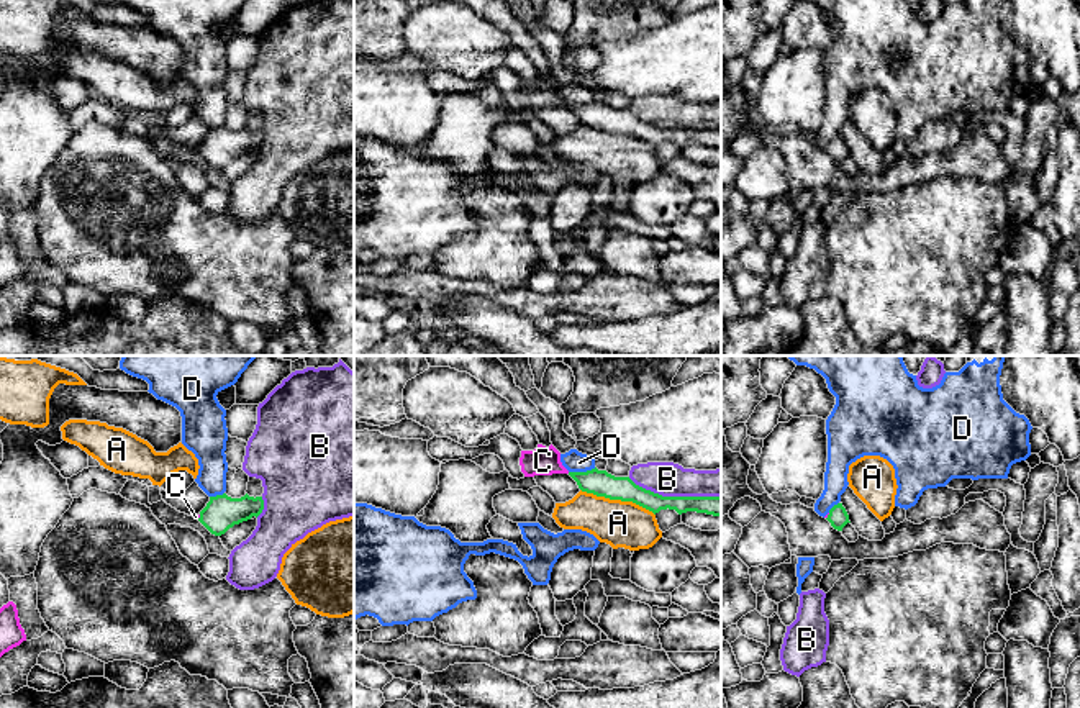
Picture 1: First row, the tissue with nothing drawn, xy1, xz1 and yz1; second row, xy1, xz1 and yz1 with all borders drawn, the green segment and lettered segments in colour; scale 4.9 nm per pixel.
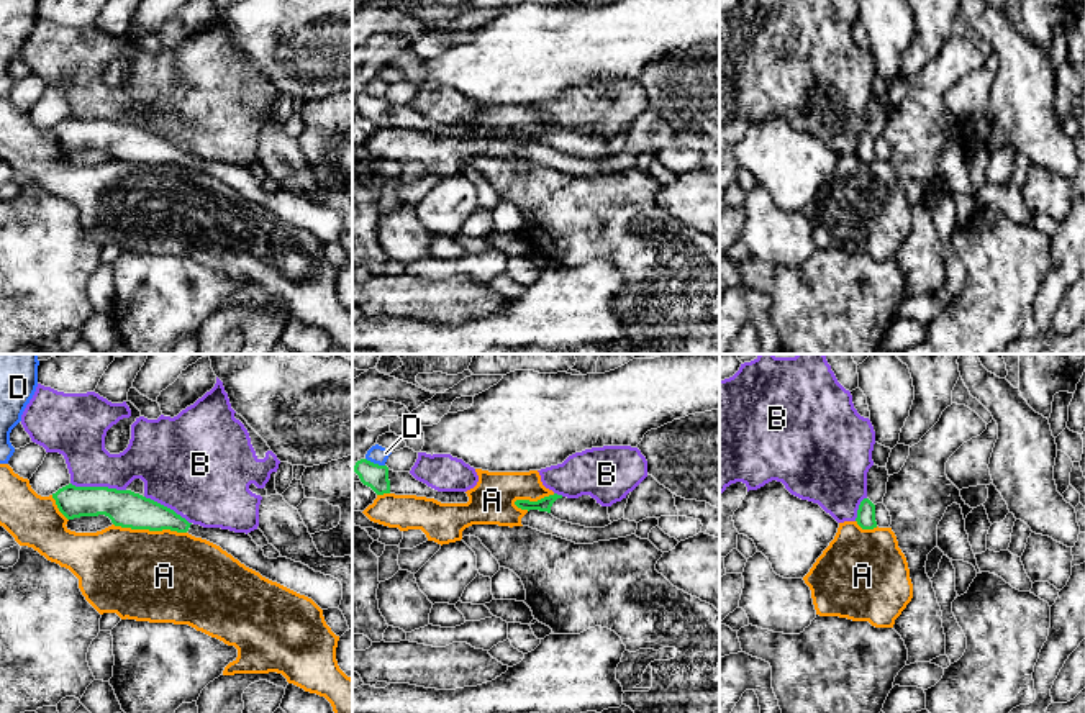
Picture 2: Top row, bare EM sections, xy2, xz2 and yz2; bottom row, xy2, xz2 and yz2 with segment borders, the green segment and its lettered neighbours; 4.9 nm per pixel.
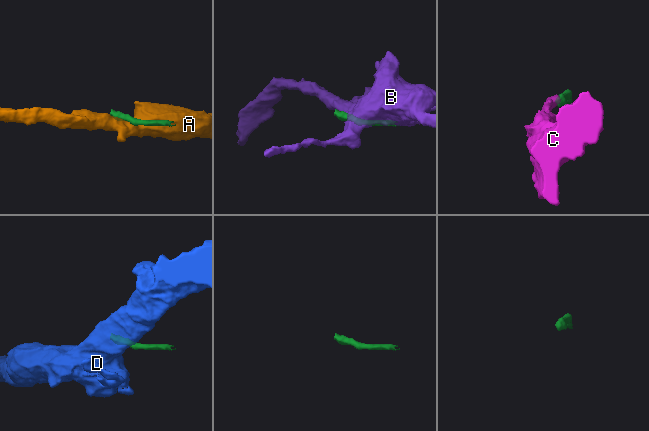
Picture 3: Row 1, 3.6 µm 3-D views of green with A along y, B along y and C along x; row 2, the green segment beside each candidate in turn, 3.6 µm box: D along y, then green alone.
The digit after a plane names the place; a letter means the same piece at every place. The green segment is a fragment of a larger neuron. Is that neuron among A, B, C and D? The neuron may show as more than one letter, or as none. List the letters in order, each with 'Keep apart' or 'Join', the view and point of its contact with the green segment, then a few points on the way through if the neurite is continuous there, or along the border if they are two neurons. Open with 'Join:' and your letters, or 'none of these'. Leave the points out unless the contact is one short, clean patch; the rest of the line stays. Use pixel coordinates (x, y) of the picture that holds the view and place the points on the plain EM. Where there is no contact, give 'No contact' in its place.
Join: C
A: Keep apart. Touches green at xz1 (618, 131)
B: Keep apart. Touches green at xz1 (674, 130)
C: Join. Touches green at yz1 (828, 149). Path across: yz1 (838, 149), (828, 149), (828, 146)
D: Keep apart. Touches green at xz1 (582, 105). Boundary: xz1 (595, 100), (569, 105)

